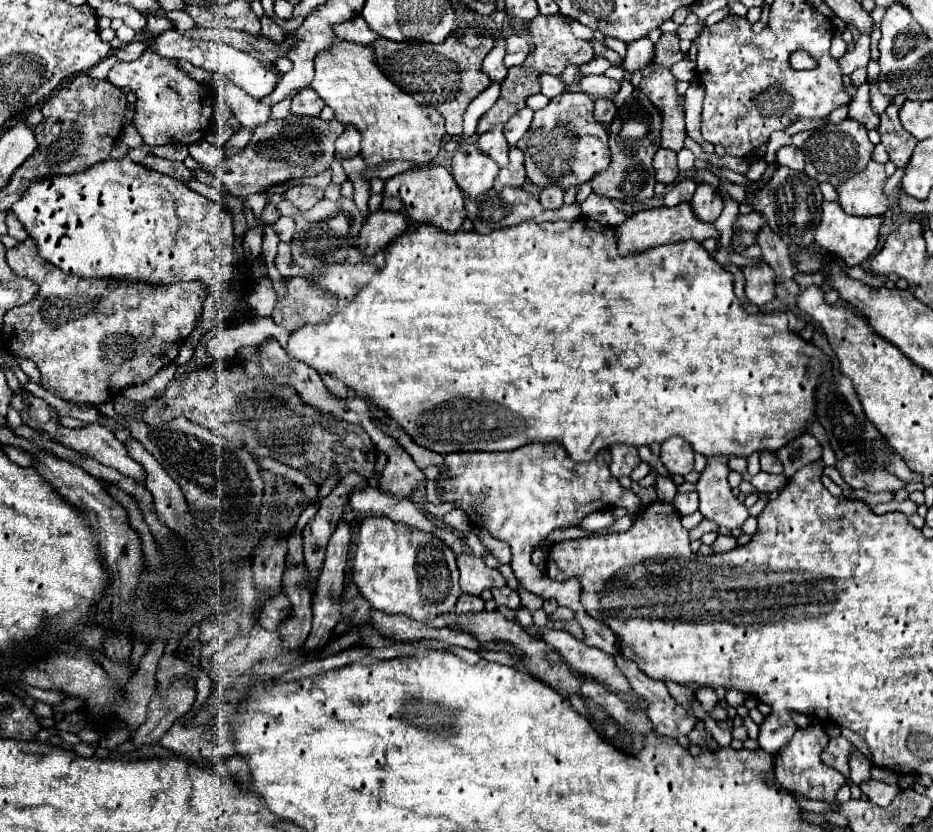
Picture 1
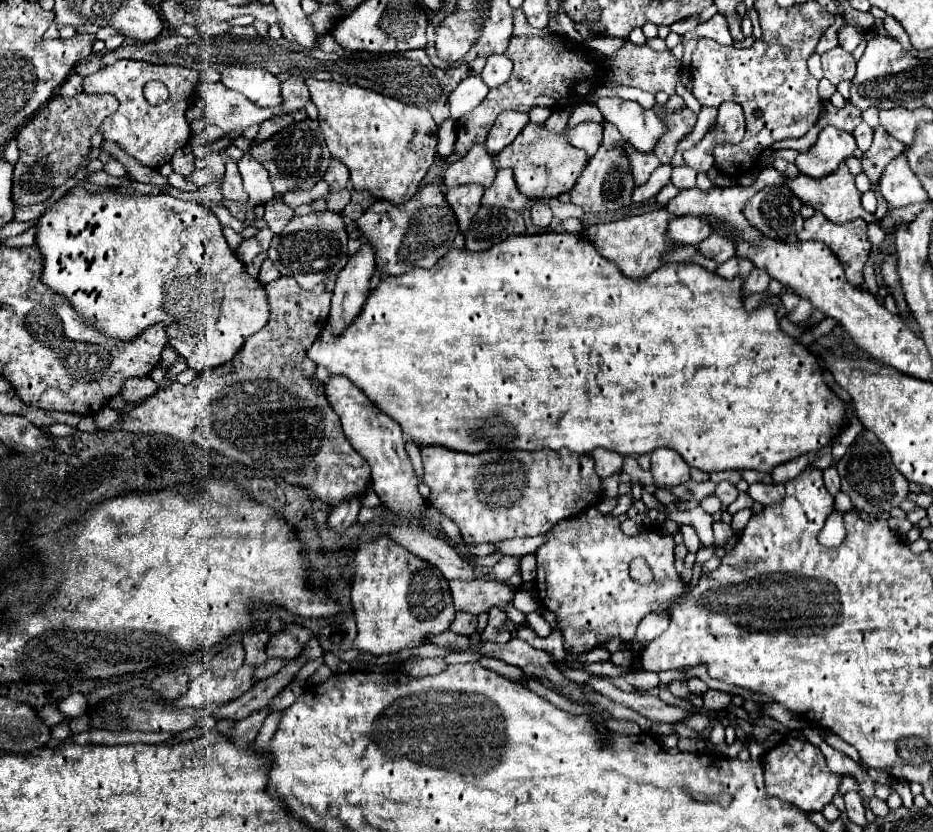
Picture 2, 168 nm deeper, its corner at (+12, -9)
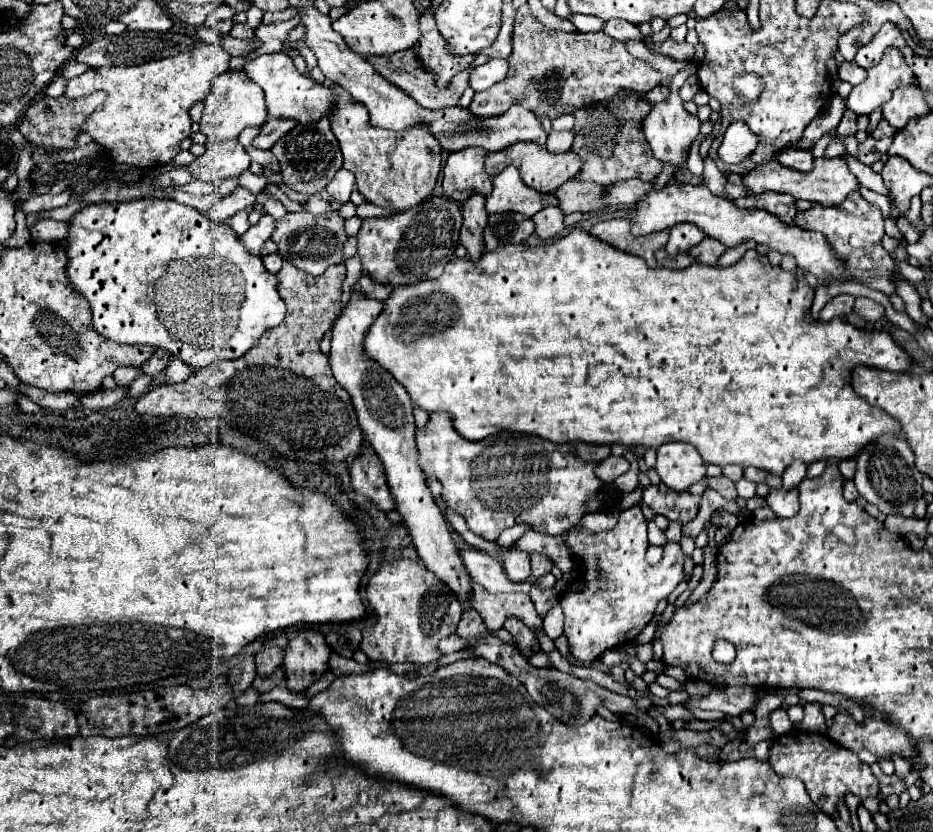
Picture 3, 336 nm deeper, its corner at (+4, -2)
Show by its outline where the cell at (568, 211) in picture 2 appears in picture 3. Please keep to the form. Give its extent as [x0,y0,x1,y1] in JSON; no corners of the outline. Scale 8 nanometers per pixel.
[487,166,559,216]

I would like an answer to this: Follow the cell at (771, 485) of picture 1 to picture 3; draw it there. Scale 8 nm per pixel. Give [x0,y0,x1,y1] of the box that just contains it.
[767,488,799,518]

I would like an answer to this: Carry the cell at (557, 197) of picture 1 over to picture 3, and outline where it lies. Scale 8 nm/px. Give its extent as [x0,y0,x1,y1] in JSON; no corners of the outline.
[533,206,563,240]

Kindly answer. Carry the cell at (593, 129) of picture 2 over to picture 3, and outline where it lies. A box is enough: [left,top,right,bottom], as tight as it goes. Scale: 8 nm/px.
[547,130,575,152]

